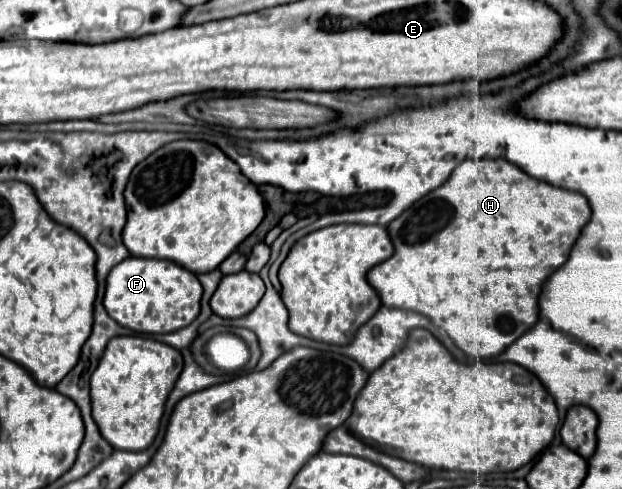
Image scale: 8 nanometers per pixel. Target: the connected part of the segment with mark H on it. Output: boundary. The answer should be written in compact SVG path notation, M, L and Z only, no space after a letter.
M503 158L465 160L443 186L417 200L389 224L395 254L377 264L367 278L385 306L421 312L437 328L443 328L465 354L493 358L537 322L539 292L551 272L567 262L571 246L589 218L589 202L579 192L539 182Z

